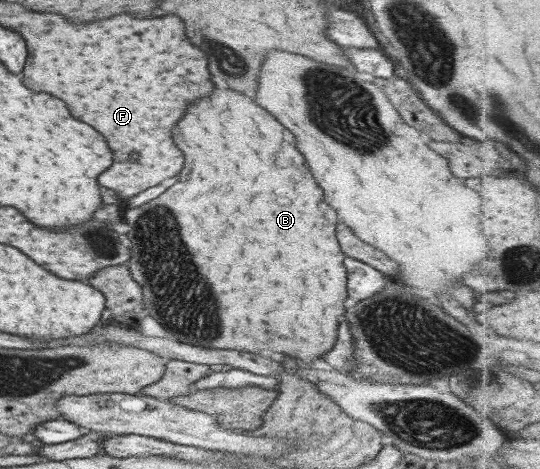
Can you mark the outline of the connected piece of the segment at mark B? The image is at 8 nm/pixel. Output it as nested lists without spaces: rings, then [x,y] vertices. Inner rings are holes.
[[[216,89],[210,97],[200,99],[188,107],[184,117],[174,125],[172,139],[174,139],[174,145],[184,153],[184,167],[178,173],[178,181],[172,187],[168,187],[168,191],[164,191],[162,195],[149,201],[150,207],[142,204],[134,209],[128,209],[124,213],[124,221],[122,221],[125,231],[122,230],[118,237],[119,241],[129,247],[130,259],[127,259],[126,266],[131,278],[140,286],[146,313],[164,327],[168,339],[189,343],[196,347],[234,349],[234,351],[256,353],[262,349],[272,349],[272,345],[270,345],[272,335],[280,335],[280,337],[292,339],[298,345],[294,349],[294,353],[286,351],[284,355],[304,361],[304,363],[308,363],[309,367],[312,361],[318,357],[302,357],[302,355],[328,353],[328,349],[332,349],[334,339],[336,339],[338,315],[342,315],[342,311],[344,311],[342,303],[347,295],[347,291],[344,289],[345,267],[342,267],[342,259],[345,257],[336,243],[336,237],[334,237],[334,223],[338,221],[336,213],[322,201],[322,191],[316,187],[308,167],[304,165],[304,157],[296,151],[292,133],[288,133],[288,129],[278,125],[272,115],[268,115],[264,109],[254,105],[246,95],[234,93],[230,89]],[[164,215],[166,215],[166,219],[172,219],[172,223],[180,223],[180,225],[164,225]]]

